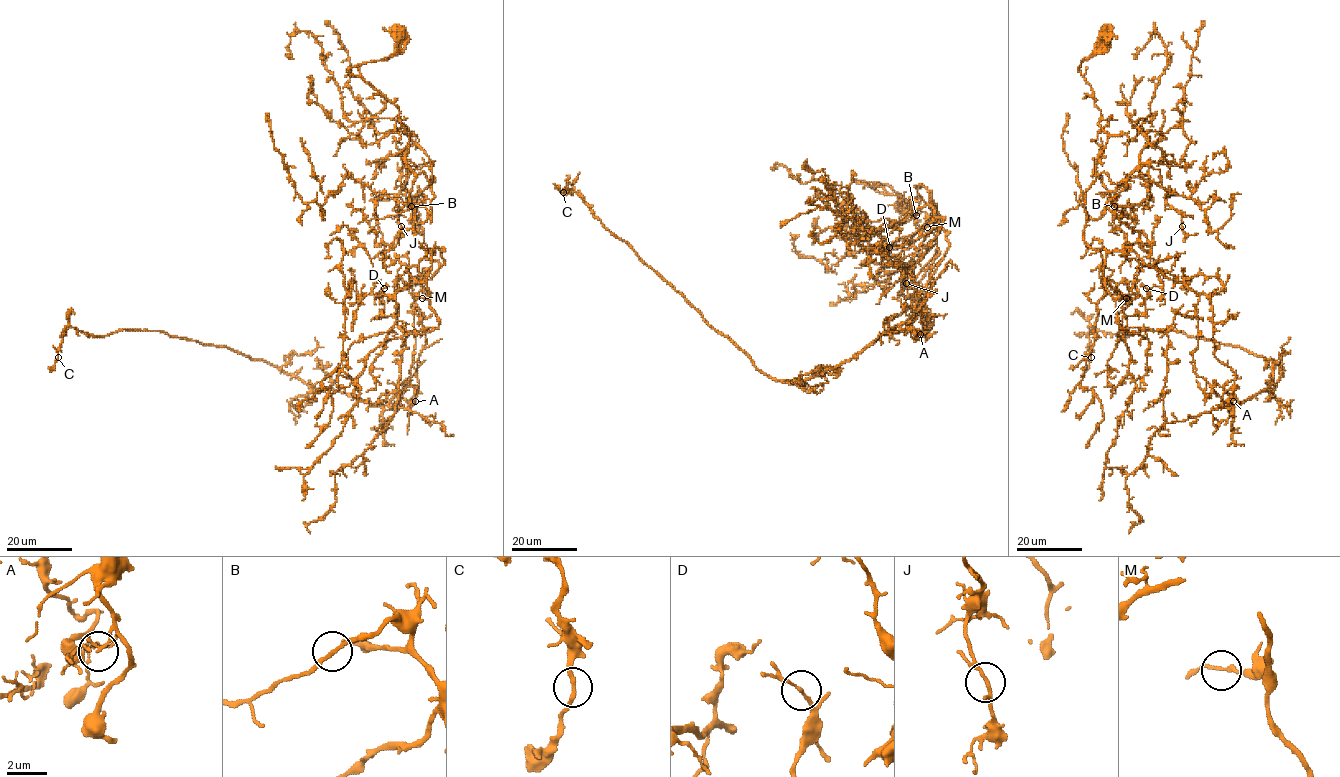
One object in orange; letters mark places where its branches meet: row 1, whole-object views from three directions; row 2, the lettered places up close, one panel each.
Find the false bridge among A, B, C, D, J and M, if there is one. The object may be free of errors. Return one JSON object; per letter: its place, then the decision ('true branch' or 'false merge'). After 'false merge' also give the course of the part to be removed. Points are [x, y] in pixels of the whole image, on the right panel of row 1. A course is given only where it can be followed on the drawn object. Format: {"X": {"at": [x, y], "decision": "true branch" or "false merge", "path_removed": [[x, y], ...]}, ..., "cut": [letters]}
{"A": {"at": [1233, 401], "decision": "false merge", "path_removed": [[1233, 401], [1271, 389], [1282, 370], [1180, 331], [1117, 336], [1091, 327], [1083, 367]]}, "B": {"at": [1114, 206], "decision": "true branch"}, "C": {"at": [1091, 357], "decision": "true branch"}, "D": {"at": [1146, 288], "decision": "true branch"}, "J": {"at": [1182, 226], "decision": "true branch"}, "M": {"at": [1126, 298], "decision": "true branch"}, "cut": ["A"]}

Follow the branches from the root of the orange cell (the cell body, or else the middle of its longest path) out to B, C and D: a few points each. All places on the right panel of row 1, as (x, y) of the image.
B: (1108, 34), (1079, 68), (1108, 136), (1096, 172), (1126, 183), (1107, 202), (1114, 206)
C: (1108, 34), (1084, 240), (1207, 296), (1232, 405), (1283, 375), (1180, 331), (1091, 327), (1091, 357)
D: (1108, 34), (1079, 66), (1108, 136), (1084, 240), (1106, 251), (1104, 281), (1126, 316), (1145, 311), (1146, 288)

